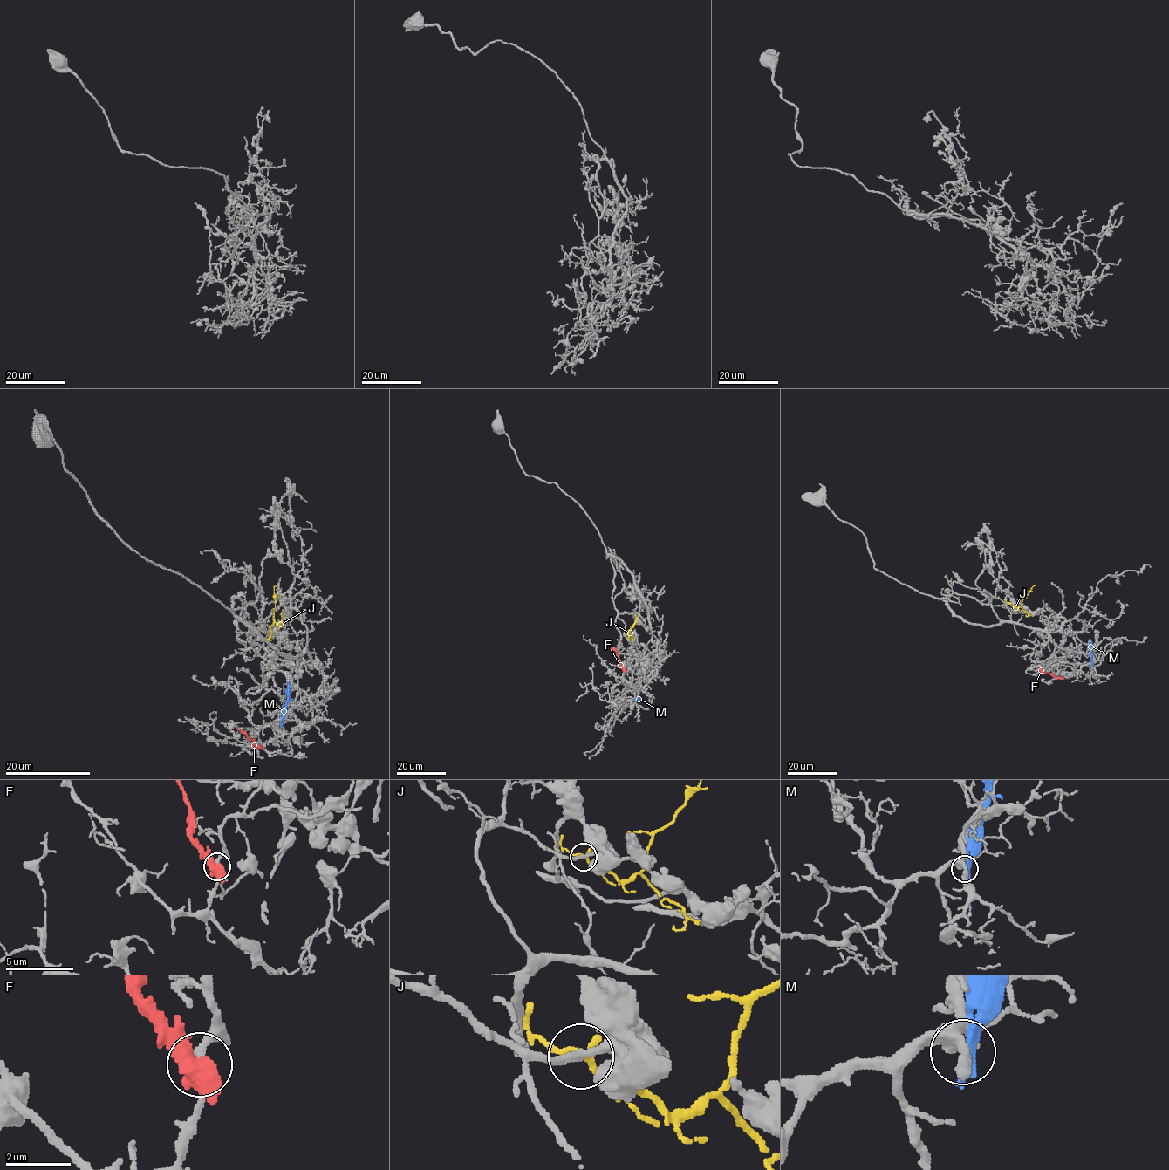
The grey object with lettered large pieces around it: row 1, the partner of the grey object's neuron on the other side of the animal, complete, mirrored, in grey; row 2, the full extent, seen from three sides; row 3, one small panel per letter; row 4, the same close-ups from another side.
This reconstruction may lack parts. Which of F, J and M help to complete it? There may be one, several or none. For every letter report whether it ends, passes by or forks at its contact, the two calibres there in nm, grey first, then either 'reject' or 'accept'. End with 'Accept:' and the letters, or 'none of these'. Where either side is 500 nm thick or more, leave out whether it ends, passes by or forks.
F: 240/500 nm | reject
J: it passes by | 200/180 nm | accept
M: it passes by | 400/360 nm | reject
Accept: J

